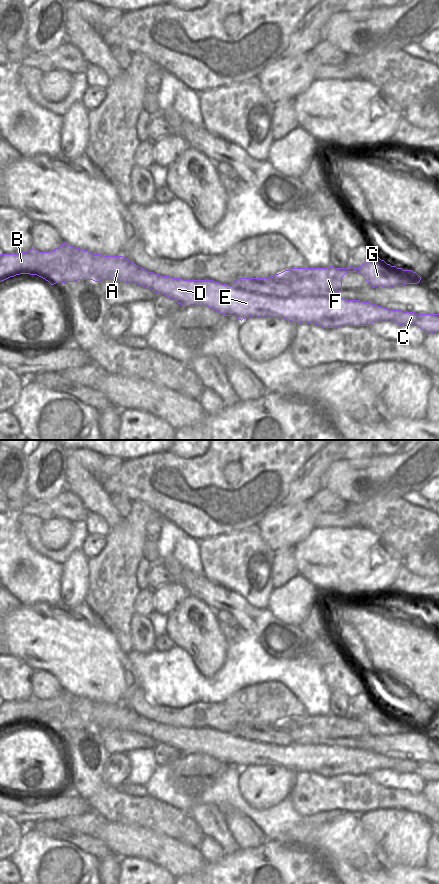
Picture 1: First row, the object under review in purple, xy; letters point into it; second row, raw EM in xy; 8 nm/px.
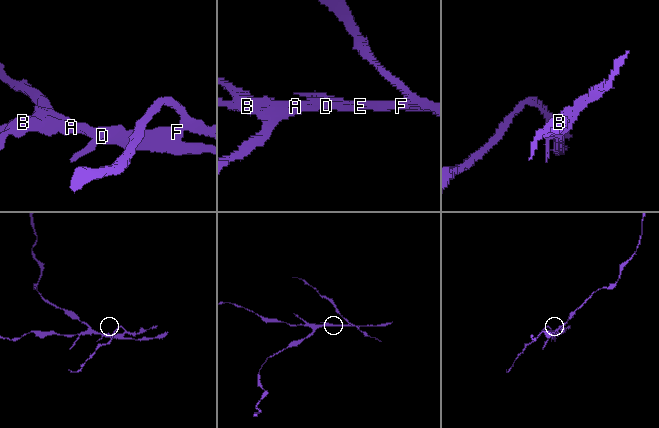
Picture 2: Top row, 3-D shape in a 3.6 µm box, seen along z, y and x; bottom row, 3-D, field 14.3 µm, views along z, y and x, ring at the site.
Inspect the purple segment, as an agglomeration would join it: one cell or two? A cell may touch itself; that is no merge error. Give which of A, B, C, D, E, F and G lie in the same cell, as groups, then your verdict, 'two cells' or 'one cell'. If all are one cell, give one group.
A B C D E / F G | two cells

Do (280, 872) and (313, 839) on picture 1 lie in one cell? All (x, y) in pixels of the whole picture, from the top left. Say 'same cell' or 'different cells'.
different cells

